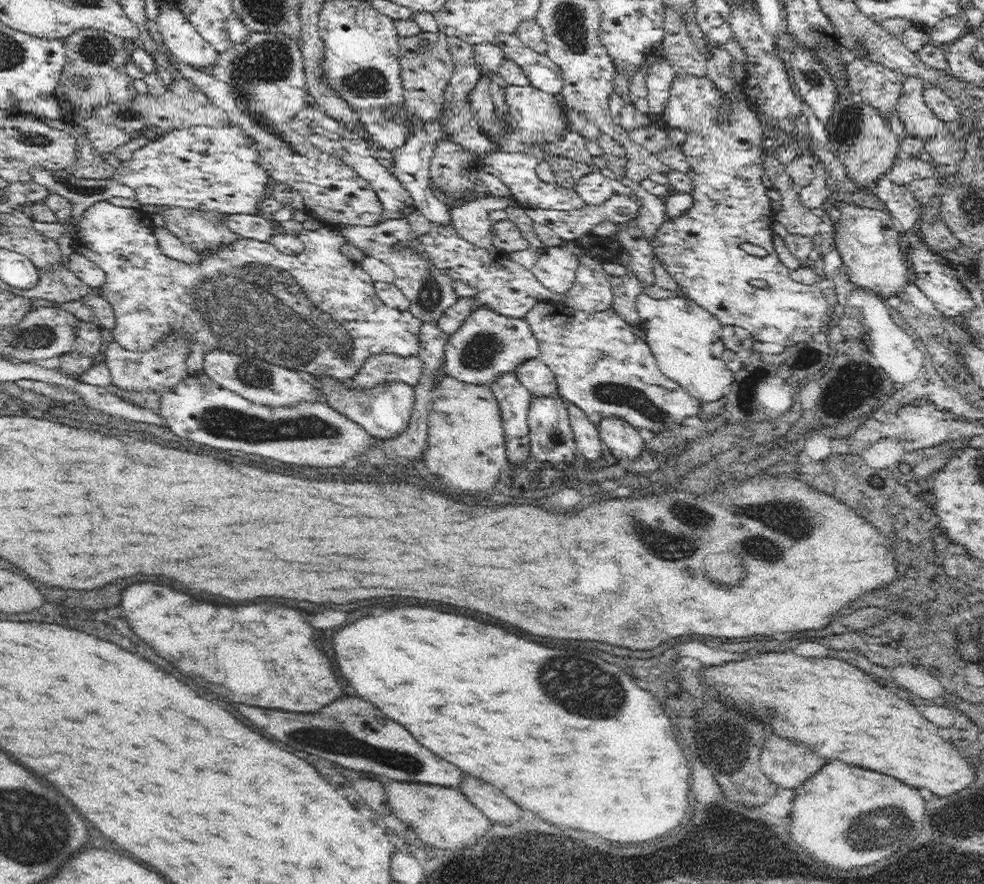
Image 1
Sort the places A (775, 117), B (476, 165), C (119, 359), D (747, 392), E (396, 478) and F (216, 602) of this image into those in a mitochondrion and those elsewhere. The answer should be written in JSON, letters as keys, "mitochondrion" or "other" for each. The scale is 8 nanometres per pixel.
{"A":"other","B":"other","C":"other","D":"other","E":"other","F":"other"}

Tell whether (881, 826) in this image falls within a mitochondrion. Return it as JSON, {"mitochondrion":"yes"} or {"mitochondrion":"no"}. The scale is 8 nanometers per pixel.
{"mitochondrion":"yes"}

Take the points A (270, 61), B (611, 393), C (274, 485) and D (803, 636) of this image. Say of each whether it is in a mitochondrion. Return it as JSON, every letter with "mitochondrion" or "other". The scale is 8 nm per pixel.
{"A":"mitochondrion","B":"mitochondrion","C":"other","D":"other"}

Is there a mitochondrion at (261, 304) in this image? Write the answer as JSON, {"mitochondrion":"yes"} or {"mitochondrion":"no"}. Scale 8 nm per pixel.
{"mitochondrion":"yes"}

